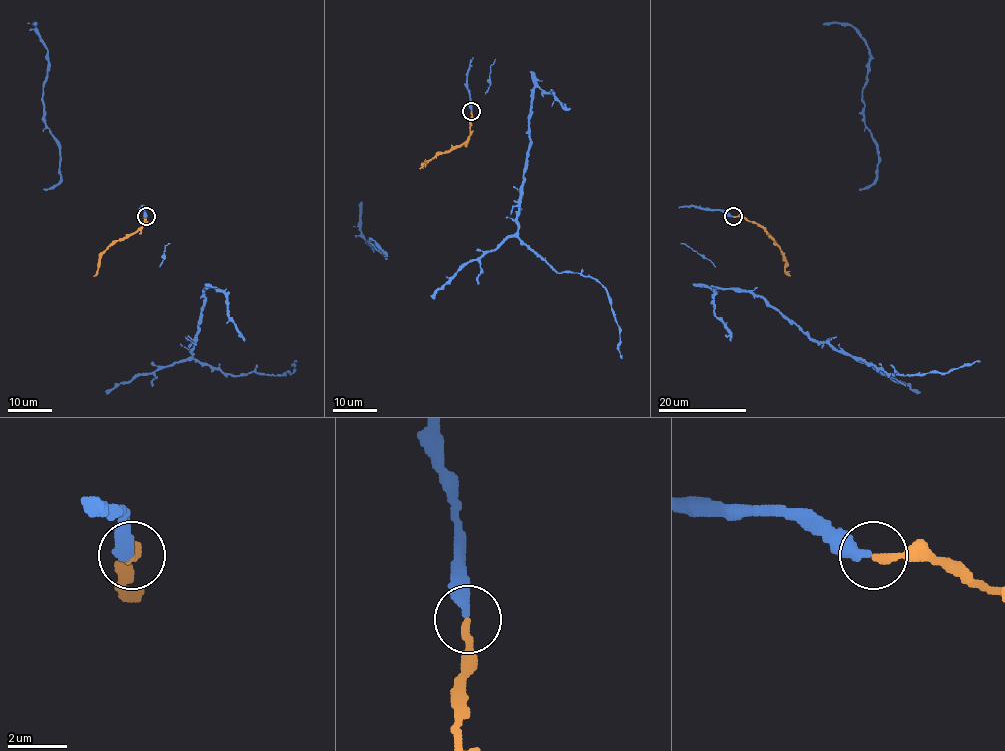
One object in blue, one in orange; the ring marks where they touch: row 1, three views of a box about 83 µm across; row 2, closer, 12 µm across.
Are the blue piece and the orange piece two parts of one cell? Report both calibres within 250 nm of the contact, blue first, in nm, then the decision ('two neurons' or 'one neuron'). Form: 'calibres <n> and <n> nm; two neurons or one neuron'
calibres 380 and 280 nm; one neuron

